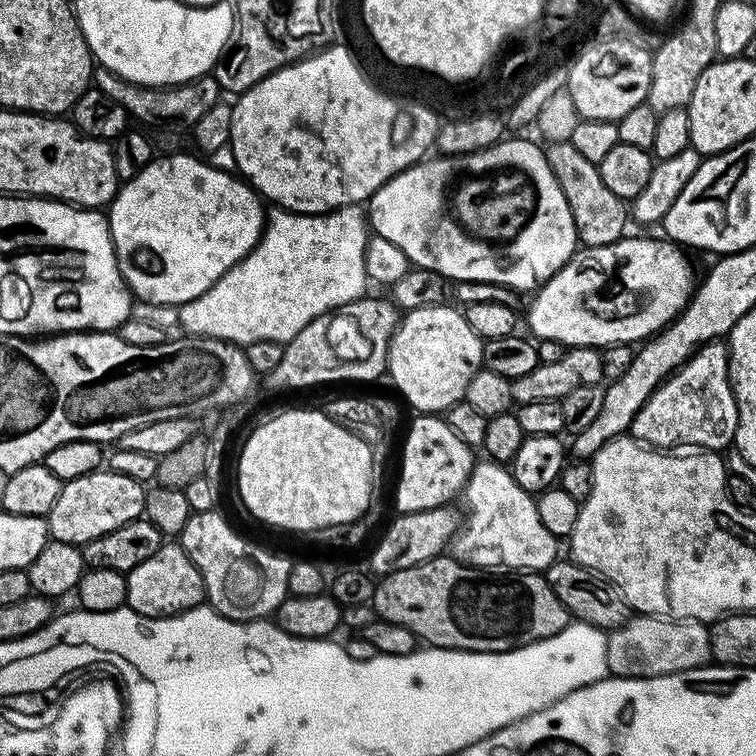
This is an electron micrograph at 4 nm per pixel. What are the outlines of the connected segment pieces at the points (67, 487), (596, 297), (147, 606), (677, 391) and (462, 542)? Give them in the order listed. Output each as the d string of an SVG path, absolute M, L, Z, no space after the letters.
M97 470L69 480L61 487L46 517L51 539L77 546L89 544L110 530L118 530L118 526L126 522L141 519L145 495L146 488L141 481L111 470Z
M628 234L610 245L584 246L573 252L571 258L531 297L527 331L537 341L557 340L564 344L560 346L603 349L610 344L644 342L667 328L692 299L694 280L692 284L692 264L684 257L685 249L667 239L659 239L647 240L644 236Z
M176 542L161 543L160 549L142 562L142 566L134 566L134 570L126 573L128 577L127 607L139 616L179 616L191 608L199 608L205 603L204 575L194 566L194 562L186 555L184 549Z
M713 342L698 349L677 372L656 387L642 410L638 410L630 432L635 439L660 450L680 450L683 444L688 450L724 450L735 441L737 426L738 406L730 382L728 346L724 342Z
M495 462L477 463L472 470L472 476L464 486L462 500L468 503L468 525L457 531L451 545L450 552L461 564L471 564L473 568L481 570L516 570L524 568L529 573L536 574L551 566L558 559L556 544L558 538L542 526L542 518L538 518L536 501L533 493L522 490L518 482L514 482L511 471L505 465Z

